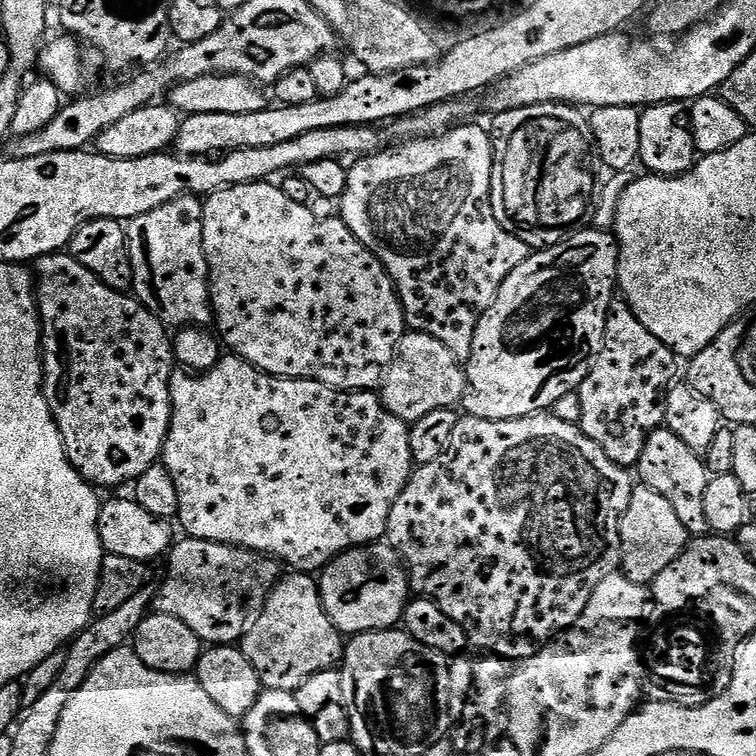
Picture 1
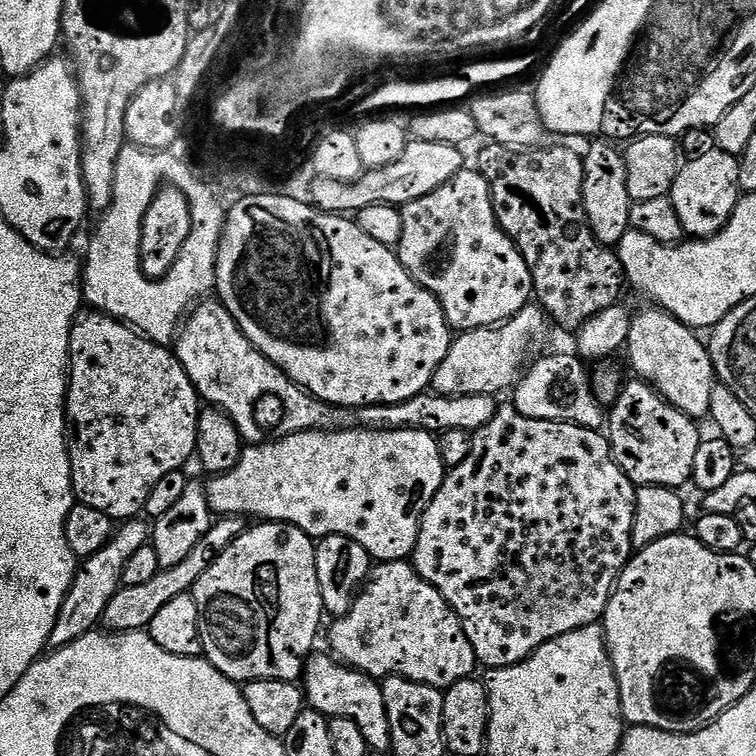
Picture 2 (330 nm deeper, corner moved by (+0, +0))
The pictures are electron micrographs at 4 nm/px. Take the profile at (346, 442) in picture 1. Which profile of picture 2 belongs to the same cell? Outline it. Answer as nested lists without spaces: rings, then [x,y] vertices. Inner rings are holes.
[[[340,426],[335,430],[313,430],[310,432],[299,432],[290,434],[281,440],[268,440],[264,444],[254,444],[245,447],[243,454],[238,458],[238,466],[221,476],[211,477],[207,481],[206,491],[208,494],[208,505],[213,513],[220,516],[242,516],[255,519],[260,522],[279,522],[281,524],[293,524],[298,530],[302,530],[306,535],[313,538],[323,538],[325,536],[345,536],[358,546],[367,550],[369,556],[376,562],[387,562],[389,560],[407,561],[412,555],[414,546],[418,542],[418,530],[420,529],[420,519],[430,506],[434,494],[442,486],[446,475],[446,467],[440,453],[440,441],[433,433],[421,428],[373,428],[371,426]]]

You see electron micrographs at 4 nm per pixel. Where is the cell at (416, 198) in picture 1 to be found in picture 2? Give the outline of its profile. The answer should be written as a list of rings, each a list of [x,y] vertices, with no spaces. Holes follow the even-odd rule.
[[[463,170],[458,172],[445,185],[434,190],[433,193],[426,194],[425,197],[418,198],[416,201],[410,201],[410,203],[403,205],[402,238],[398,245],[398,255],[402,266],[414,278],[414,282],[418,282],[423,288],[430,290],[430,294],[434,294],[438,298],[438,302],[446,314],[448,325],[457,333],[469,332],[470,330],[478,330],[480,328],[495,328],[497,324],[503,324],[511,316],[517,316],[530,303],[534,296],[530,270],[526,266],[522,254],[516,249],[516,243],[500,229],[500,223],[494,214],[490,186],[479,170],[472,170],[472,172],[470,170]]]

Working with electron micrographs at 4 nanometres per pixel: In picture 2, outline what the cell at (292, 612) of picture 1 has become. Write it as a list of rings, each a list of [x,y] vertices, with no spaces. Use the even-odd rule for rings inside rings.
[[[313,654],[308,657],[304,665],[302,687],[307,707],[314,712],[320,712],[326,717],[345,716],[350,718],[362,730],[369,749],[373,753],[391,753],[392,735],[390,722],[386,718],[386,702],[382,698],[380,684],[373,677],[359,672],[357,668],[350,668],[340,663],[335,656]]]

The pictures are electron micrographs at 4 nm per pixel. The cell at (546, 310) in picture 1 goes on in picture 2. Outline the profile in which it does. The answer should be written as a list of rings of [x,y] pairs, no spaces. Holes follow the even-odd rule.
[[[600,138],[583,153],[584,157],[584,181],[582,182],[582,198],[584,199],[584,213],[588,219],[588,225],[592,227],[594,238],[599,244],[605,246],[619,246],[622,238],[630,231],[630,210],[634,201],[626,190],[626,162],[624,153],[615,143]]]

